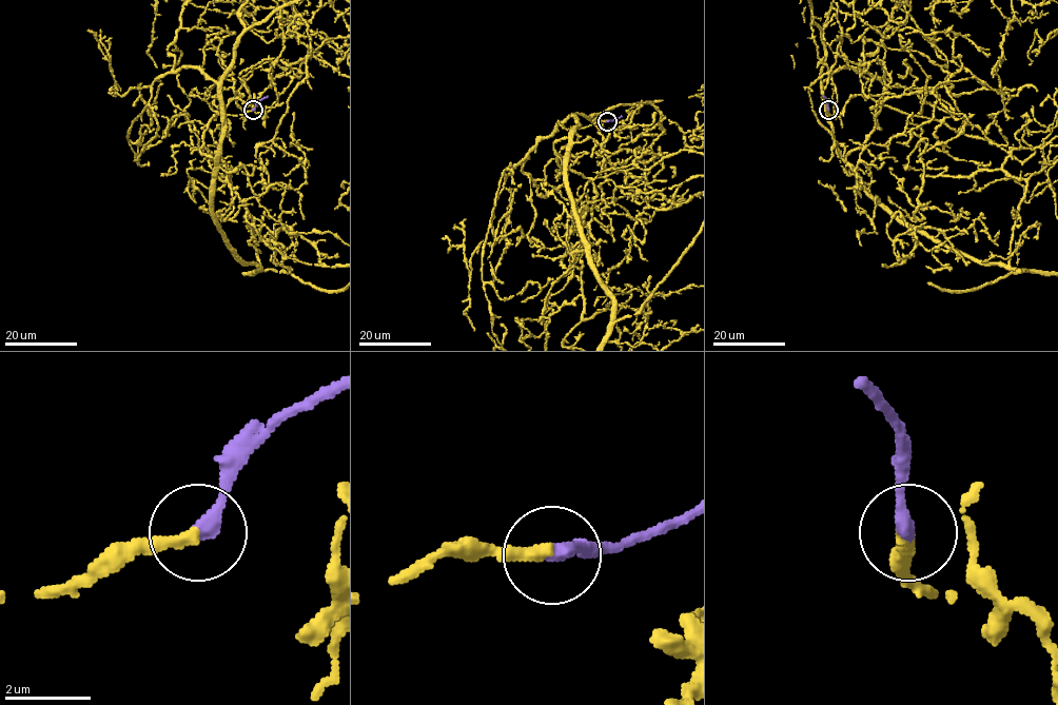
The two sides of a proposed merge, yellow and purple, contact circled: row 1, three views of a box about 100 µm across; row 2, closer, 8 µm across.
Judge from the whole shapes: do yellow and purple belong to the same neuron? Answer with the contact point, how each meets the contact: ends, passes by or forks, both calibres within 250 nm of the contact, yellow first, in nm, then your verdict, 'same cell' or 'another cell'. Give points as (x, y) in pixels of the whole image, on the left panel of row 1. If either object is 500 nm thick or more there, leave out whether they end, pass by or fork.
at (253, 110); yellow ends there; purple ends there; 280 nm thick on the yellow side, 360 nm on the other; same cell

